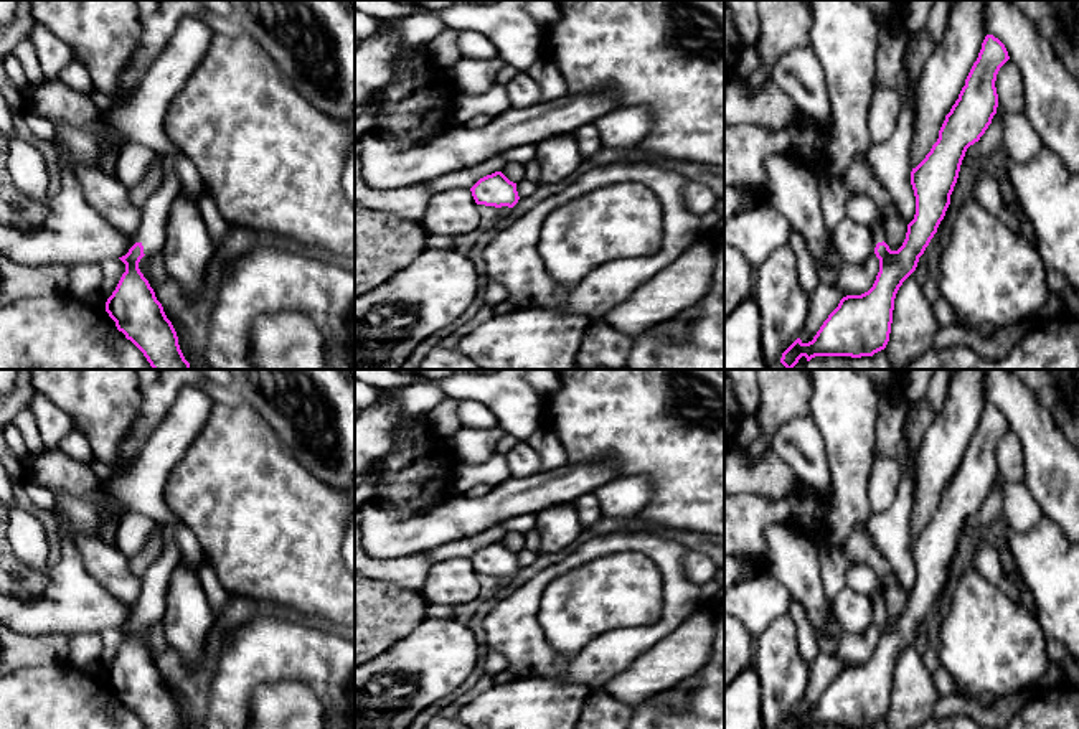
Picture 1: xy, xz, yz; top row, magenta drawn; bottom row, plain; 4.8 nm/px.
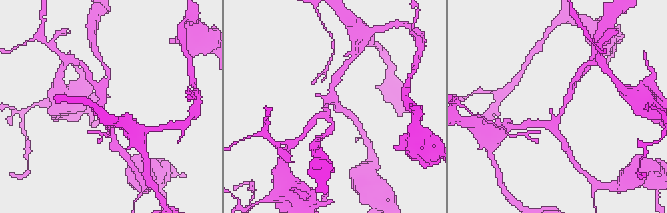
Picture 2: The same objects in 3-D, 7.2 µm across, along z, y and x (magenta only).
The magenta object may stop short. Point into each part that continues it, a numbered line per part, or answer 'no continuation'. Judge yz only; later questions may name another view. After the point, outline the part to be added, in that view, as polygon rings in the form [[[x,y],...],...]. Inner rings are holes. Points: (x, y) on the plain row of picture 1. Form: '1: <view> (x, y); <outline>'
1: yz (878, 599); [[[881,584],[879,592],[869,597],[876,614],[884,610],[884,604],[886,604],[884,589],[886,587]]]

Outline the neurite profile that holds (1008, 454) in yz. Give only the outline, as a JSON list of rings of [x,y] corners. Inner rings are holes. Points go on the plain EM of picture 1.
[[[1008,429],[998,440],[995,450],[998,463],[997,482],[1003,487],[1006,483],[1021,482],[1025,473],[1021,444],[1016,434]]]

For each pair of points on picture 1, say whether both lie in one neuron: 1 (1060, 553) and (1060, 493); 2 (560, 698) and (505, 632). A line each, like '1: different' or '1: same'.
1: different
2: different

